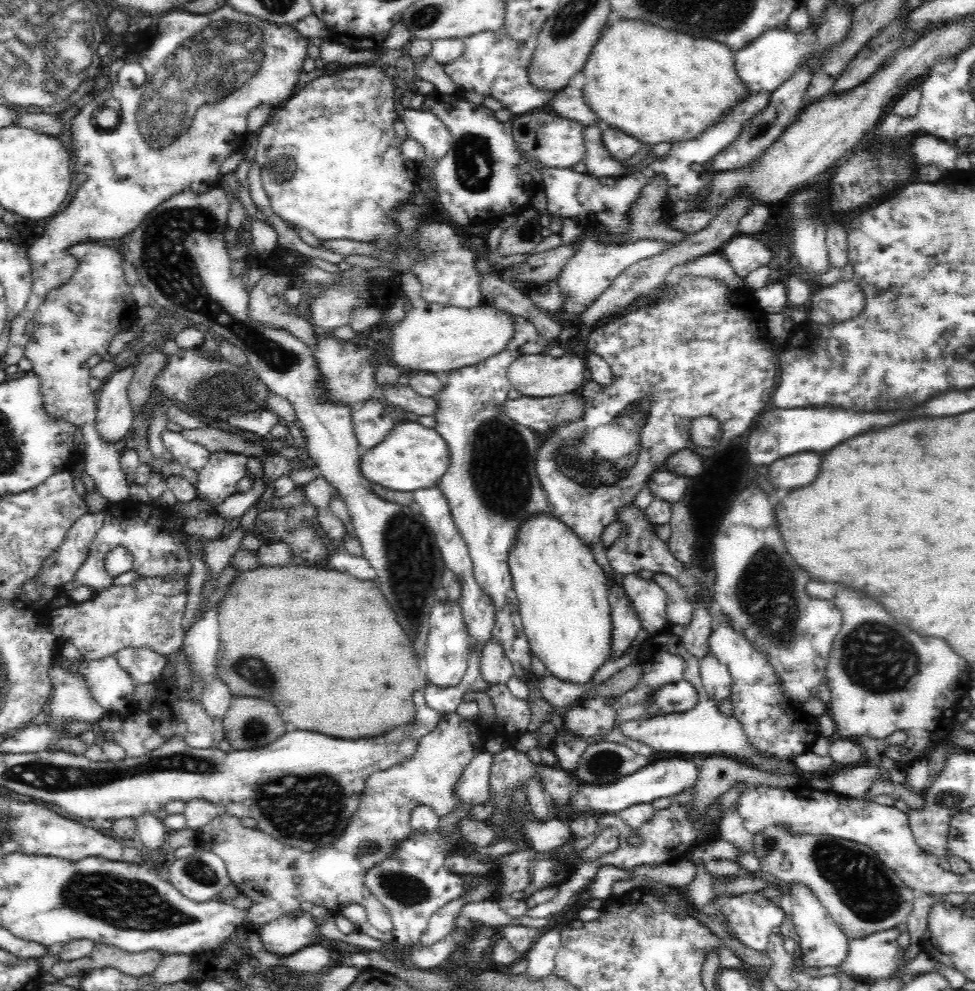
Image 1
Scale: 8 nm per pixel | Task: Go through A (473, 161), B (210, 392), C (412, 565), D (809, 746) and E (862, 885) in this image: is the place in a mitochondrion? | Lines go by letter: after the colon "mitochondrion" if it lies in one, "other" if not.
A: mitochondrion
B: mitochondrion
C: mitochondrion
D: other
E: mitochondrion

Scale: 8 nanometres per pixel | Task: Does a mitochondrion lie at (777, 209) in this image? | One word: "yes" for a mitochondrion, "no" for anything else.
no

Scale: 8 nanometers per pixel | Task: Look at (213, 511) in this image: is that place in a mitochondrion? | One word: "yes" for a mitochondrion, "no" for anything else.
no

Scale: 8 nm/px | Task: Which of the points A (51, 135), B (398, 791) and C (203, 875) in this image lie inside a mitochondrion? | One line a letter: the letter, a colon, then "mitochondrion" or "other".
A: other
B: other
C: mitochondrion

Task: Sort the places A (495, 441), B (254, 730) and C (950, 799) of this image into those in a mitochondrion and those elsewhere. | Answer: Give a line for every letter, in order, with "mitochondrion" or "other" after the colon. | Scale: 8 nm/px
A: mitochondrion
B: mitochondrion
C: mitochondrion

